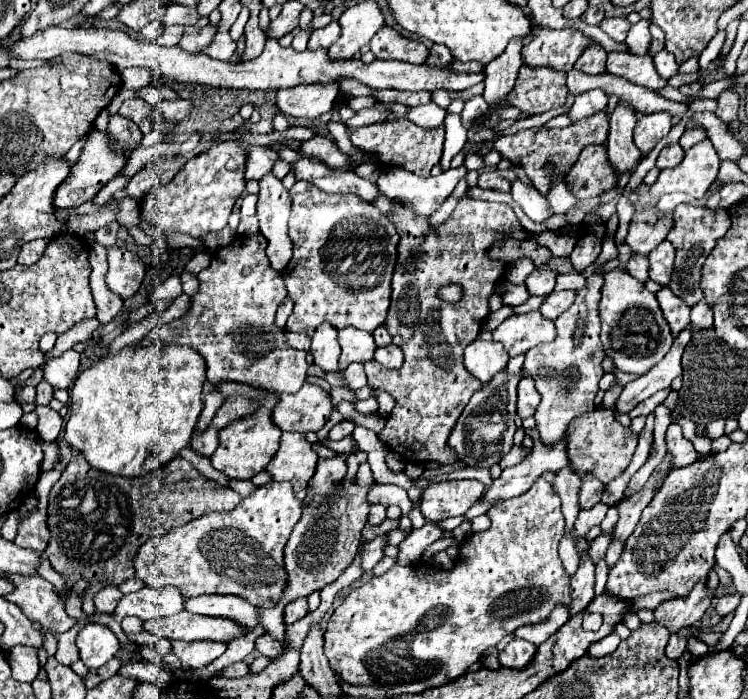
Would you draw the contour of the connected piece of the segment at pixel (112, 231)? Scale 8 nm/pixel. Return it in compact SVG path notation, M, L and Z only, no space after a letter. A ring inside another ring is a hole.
M114 221L114 223L106 225L106 227L100 227L100 231L94 233L96 241L100 245L116 245L116 233L118 233L118 229L120 229L118 221Z

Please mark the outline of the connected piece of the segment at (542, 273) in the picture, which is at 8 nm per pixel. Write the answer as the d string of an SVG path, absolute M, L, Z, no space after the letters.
M534 269L524 281L524 285L532 297L552 293L554 283L556 283L556 271L550 271L550 269Z

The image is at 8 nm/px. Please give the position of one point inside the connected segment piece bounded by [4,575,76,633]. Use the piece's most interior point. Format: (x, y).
(35, 596)

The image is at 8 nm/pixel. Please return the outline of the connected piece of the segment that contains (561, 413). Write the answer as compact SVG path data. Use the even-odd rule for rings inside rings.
M602 265L594 267L594 271L586 277L586 285L576 291L576 299L572 307L568 307L554 323L558 329L558 337L552 343L540 343L526 353L524 371L536 381L536 389L540 393L540 403L536 407L534 419L536 429L544 443L556 443L566 433L572 419L594 409L594 395L598 391L598 381L602 379L602 359L604 349L600 343L600 303L602 289Z

